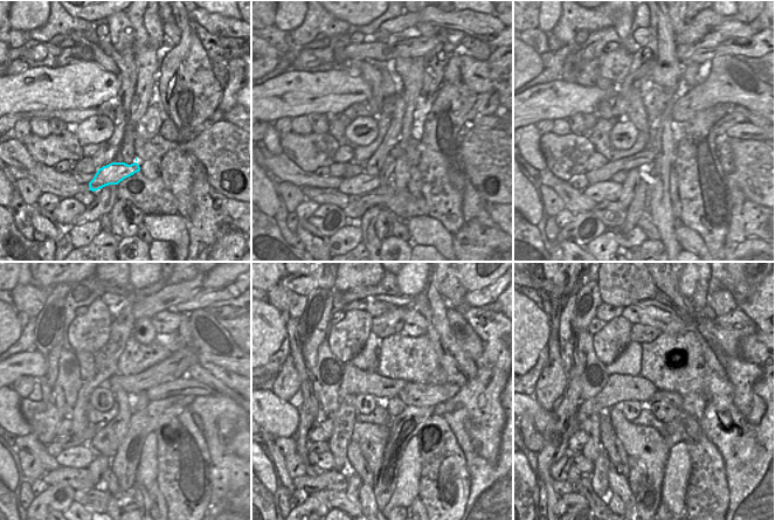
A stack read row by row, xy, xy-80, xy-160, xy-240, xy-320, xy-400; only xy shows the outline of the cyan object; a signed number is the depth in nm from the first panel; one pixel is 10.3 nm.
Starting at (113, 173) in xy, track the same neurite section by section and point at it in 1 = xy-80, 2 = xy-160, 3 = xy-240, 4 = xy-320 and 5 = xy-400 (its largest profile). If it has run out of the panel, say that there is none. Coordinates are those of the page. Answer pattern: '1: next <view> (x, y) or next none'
1: next xy-80 (364, 182)
2: next xy-160 (604, 191)
3: next xy-240 (83, 456)
4: next xy-320 (325, 462)
5: next xy-400 (583, 465)

